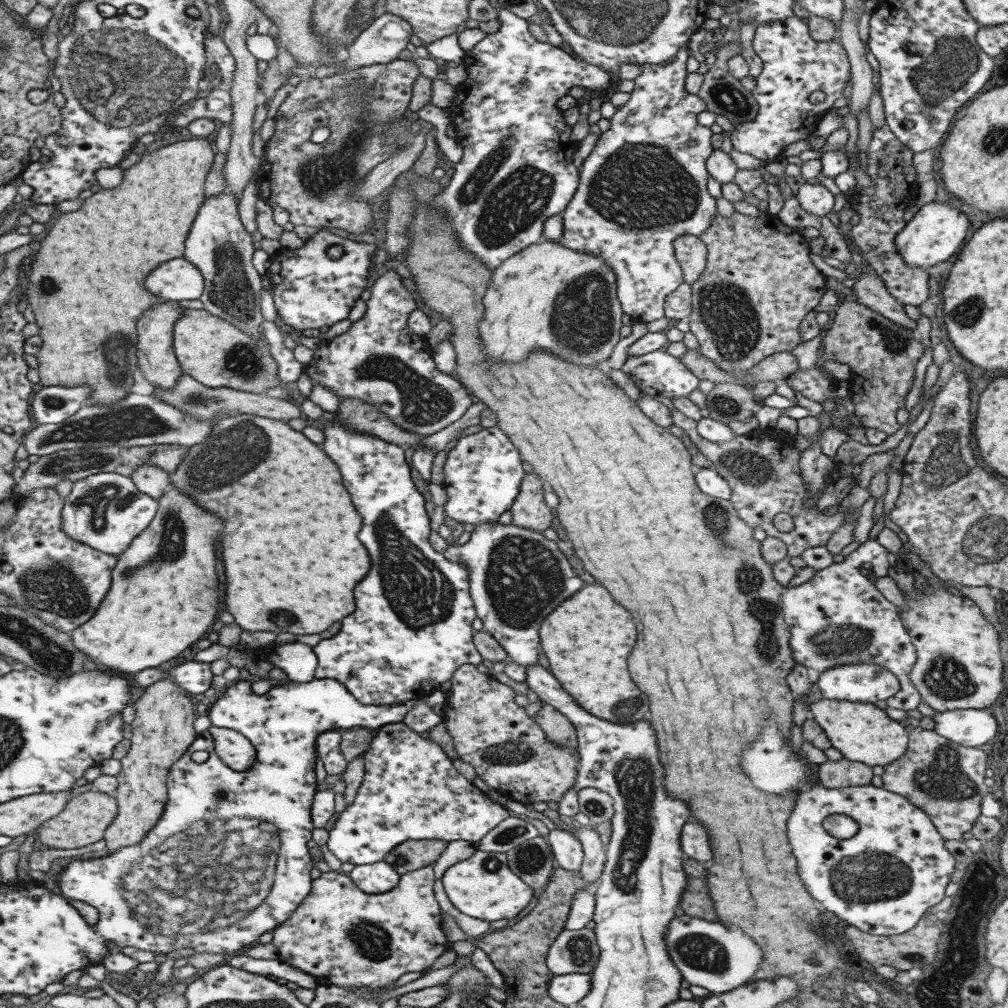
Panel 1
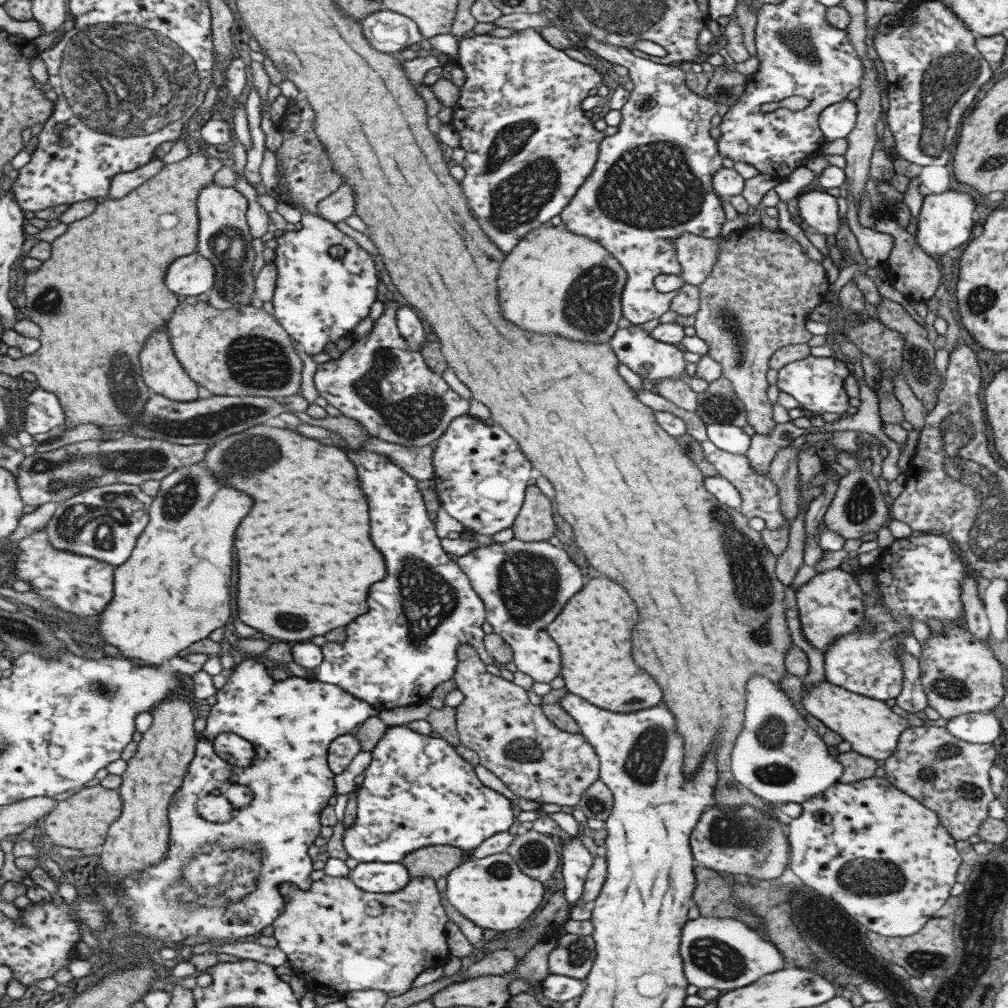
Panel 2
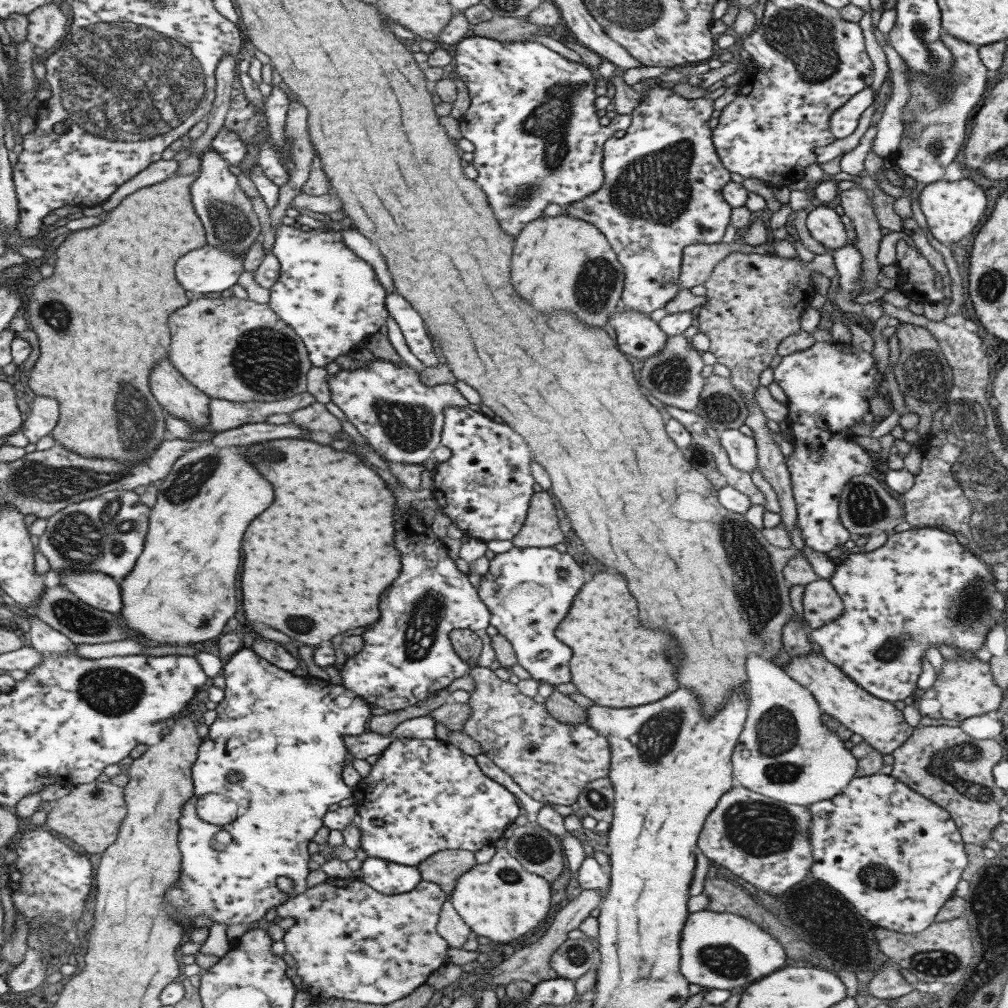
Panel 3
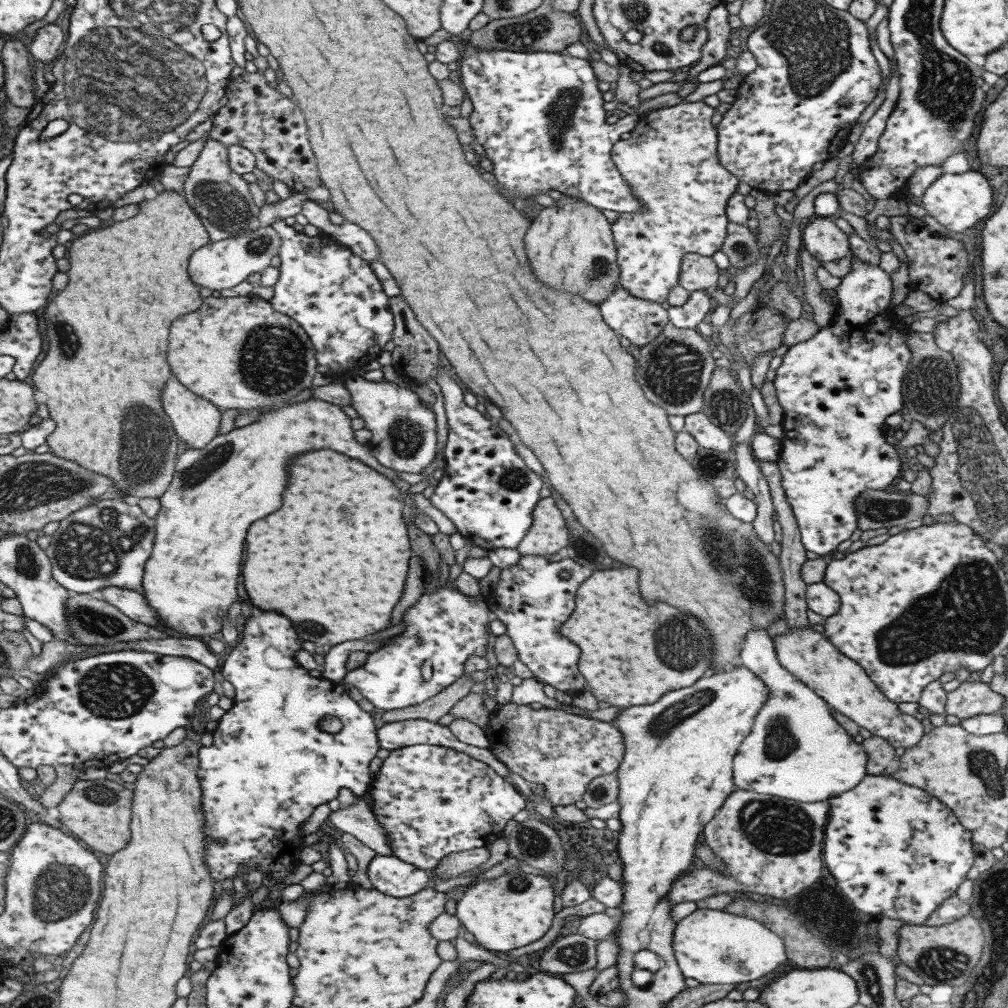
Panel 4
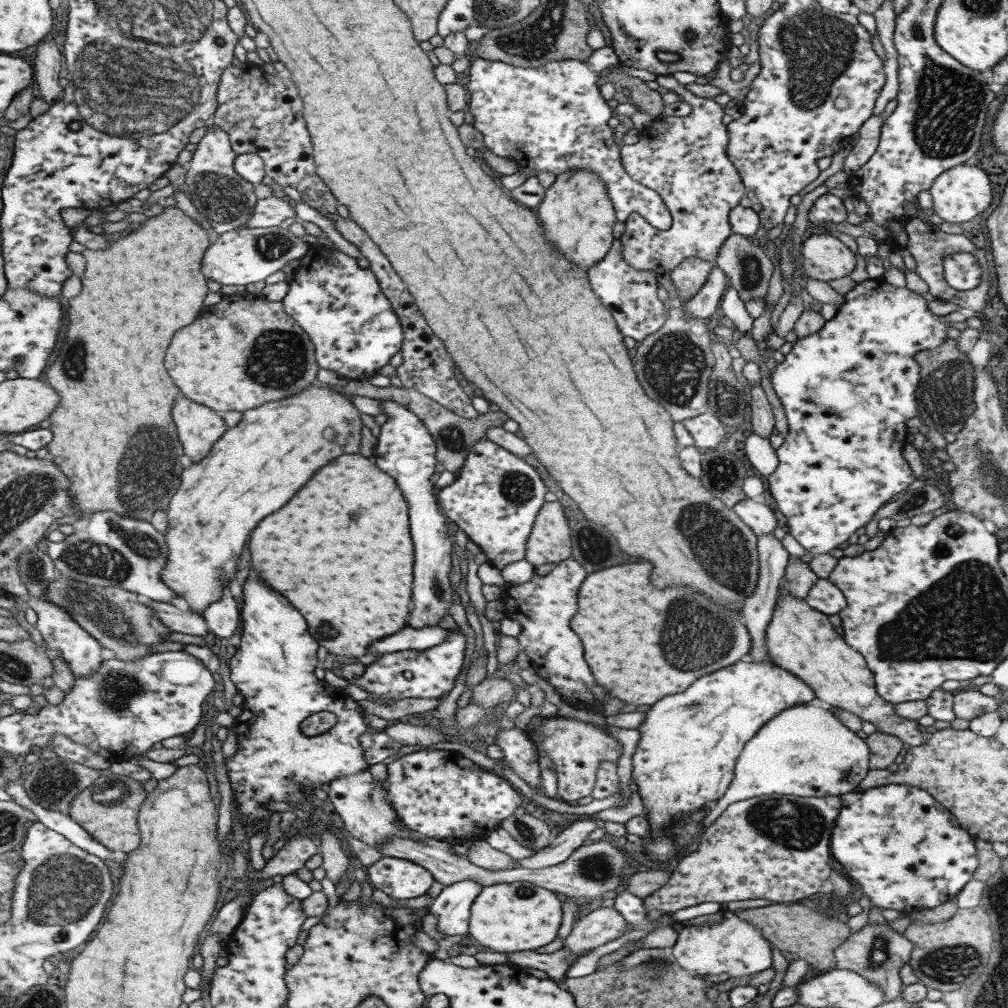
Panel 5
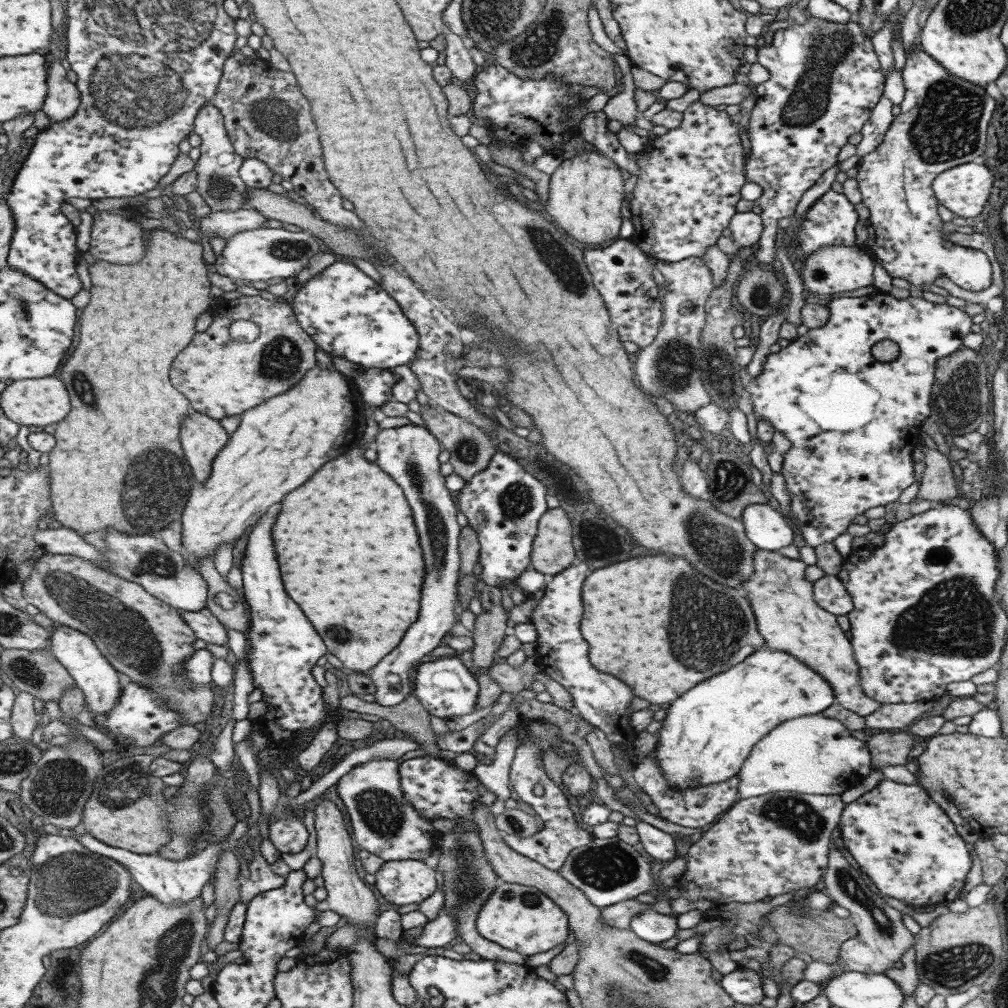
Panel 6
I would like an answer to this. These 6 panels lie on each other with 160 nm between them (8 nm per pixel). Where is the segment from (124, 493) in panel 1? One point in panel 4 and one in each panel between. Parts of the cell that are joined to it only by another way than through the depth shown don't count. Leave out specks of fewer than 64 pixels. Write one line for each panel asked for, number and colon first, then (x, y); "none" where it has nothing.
2: (105, 522)
3: (108, 533)
4: (109, 543)

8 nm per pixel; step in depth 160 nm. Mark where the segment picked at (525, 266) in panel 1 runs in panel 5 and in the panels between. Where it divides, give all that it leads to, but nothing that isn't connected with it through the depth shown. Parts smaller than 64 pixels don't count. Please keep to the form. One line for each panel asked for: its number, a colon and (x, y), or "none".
2: (553, 281)
3: (558, 263)
4: (570, 242)
5: (575, 215)

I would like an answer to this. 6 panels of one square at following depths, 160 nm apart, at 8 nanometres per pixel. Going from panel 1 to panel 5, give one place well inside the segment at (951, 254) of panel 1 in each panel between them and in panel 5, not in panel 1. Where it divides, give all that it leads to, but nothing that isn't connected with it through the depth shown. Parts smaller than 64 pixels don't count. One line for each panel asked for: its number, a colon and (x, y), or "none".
2: (945, 220)
3: (952, 209)
4: (956, 200)
5: (959, 194)

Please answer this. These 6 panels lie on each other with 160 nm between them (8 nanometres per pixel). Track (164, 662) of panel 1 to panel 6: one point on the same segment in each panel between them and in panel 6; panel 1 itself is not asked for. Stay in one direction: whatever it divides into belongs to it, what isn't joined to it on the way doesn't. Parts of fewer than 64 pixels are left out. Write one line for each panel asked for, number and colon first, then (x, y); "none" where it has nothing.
2: (161, 605)
3: (182, 589)
4: (243, 471)
5: (257, 465)
6: (277, 446)

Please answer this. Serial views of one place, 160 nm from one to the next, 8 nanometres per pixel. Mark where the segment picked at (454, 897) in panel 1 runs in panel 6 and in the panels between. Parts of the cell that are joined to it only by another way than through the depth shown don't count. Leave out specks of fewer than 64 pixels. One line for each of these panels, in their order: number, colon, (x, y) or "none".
2: (491, 892)
3: (500, 900)
4: (511, 910)
5: (518, 916)
6: (516, 917)

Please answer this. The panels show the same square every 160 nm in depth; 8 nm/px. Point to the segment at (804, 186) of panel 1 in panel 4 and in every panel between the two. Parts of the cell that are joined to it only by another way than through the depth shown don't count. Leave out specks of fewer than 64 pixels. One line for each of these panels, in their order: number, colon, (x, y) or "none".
2: (818, 209)
3: (822, 223)
4: (821, 237)

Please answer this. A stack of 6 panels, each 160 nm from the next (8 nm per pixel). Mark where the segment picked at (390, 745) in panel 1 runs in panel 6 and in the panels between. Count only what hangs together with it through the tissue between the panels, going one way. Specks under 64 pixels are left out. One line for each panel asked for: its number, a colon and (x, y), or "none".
2: (417, 791)
3: (430, 796)
4: (431, 801)
5: (440, 794)
6: (434, 789)

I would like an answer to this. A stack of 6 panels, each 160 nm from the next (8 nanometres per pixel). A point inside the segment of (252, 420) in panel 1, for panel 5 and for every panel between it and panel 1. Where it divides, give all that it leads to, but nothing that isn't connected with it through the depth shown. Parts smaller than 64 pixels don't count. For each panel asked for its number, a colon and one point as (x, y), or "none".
2: (304, 561)
3: (301, 576)
4: (333, 558)
5: (339, 550)

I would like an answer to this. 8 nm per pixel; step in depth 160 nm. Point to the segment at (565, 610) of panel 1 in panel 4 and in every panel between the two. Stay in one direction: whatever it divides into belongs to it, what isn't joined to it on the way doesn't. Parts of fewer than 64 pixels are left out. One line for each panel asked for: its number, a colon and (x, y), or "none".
2: (592, 630)
3: (615, 663)
4: (627, 650)

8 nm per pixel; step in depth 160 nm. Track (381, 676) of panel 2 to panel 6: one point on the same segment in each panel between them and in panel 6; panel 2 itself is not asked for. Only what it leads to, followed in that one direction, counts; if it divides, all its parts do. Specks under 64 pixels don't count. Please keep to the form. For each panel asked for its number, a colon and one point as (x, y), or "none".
3: (407, 656)
4: (444, 627)
5: (429, 674)
6: (443, 686)

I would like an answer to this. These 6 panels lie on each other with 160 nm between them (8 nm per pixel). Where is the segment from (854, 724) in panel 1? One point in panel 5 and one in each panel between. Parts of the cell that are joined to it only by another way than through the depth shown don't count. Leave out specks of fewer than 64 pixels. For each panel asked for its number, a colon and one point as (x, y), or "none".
2: (871, 728)
3: (880, 724)
4: (807, 655)
5: (798, 639)

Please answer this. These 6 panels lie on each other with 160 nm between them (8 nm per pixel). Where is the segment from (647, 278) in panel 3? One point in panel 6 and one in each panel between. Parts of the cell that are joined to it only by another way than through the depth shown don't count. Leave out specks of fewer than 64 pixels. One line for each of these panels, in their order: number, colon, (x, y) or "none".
4: (670, 161)
5: (684, 160)
6: (689, 178)

